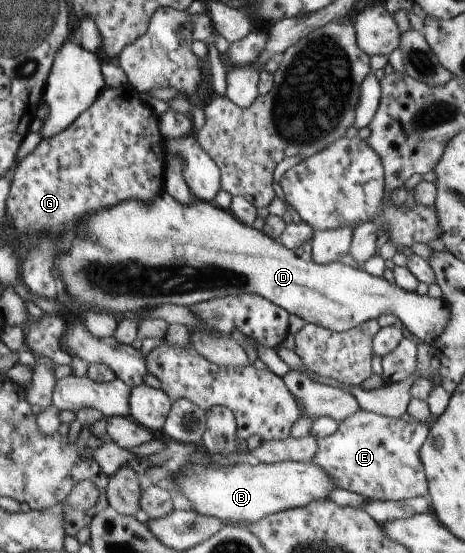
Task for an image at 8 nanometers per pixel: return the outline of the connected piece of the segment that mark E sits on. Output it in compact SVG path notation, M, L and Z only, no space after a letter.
M360 408L354 415L337 423L331 435L317 439L316 455L311 462L330 477L334 487L370 500L408 501L427 495L419 451L428 430L429 423L418 423L406 417L394 419Z

